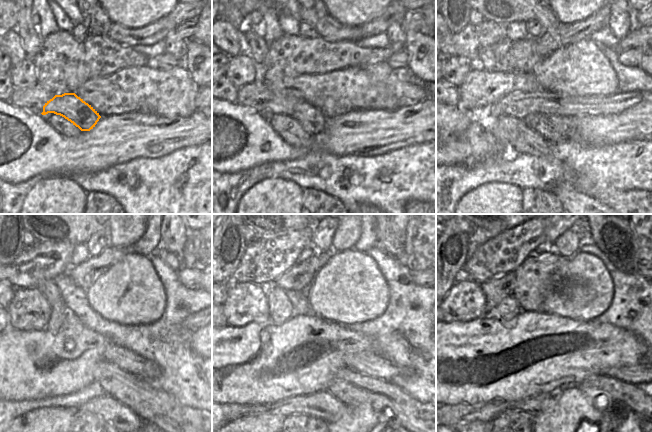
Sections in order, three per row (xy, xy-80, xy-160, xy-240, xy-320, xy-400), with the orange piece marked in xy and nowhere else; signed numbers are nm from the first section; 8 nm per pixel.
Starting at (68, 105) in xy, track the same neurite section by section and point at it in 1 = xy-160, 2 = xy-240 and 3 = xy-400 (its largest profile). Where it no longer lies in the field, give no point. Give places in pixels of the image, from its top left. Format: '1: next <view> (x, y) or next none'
1: next xy-160 (553, 128)
2: next xy-240 (123, 358)
3: next xy-400 (639, 373)

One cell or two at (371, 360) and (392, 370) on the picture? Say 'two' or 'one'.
one

